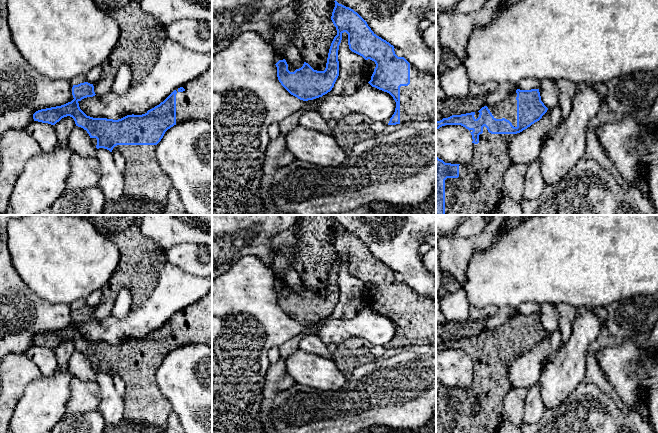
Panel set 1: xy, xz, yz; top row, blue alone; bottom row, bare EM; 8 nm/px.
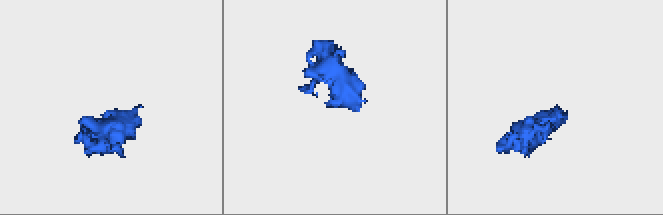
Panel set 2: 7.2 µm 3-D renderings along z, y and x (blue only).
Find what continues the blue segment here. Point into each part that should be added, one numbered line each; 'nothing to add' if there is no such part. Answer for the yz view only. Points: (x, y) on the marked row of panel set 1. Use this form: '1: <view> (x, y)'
1: yz (507, 108)

